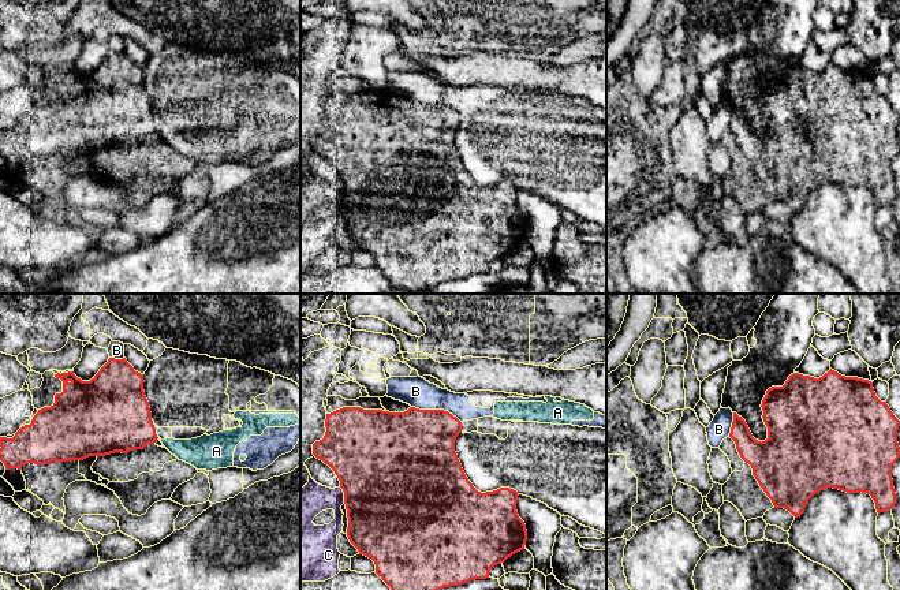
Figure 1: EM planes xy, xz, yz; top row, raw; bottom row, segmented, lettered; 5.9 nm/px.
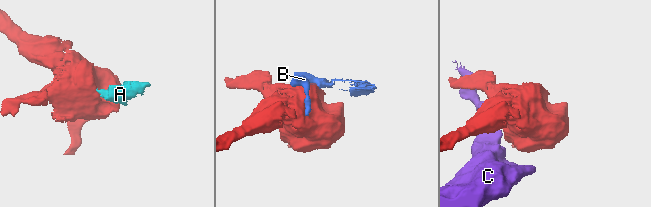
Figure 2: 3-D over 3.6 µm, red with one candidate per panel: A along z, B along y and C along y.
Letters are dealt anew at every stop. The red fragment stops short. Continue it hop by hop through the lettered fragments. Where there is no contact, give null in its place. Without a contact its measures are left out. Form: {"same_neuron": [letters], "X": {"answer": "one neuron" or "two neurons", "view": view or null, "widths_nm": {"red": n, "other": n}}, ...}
{"same_neuron": [], "A": {"answer": "two neurons", "view": "xy", "widths_nm": {"red": 400, "other": 160}}, "B": {"answer": "two neurons", "view": "xz", "widths_nm": {"red": 440, "other": 180}}, "C": {"answer": "two neurons", "view": "xz", "widths_nm": {"red": 500, "other": 200}}}

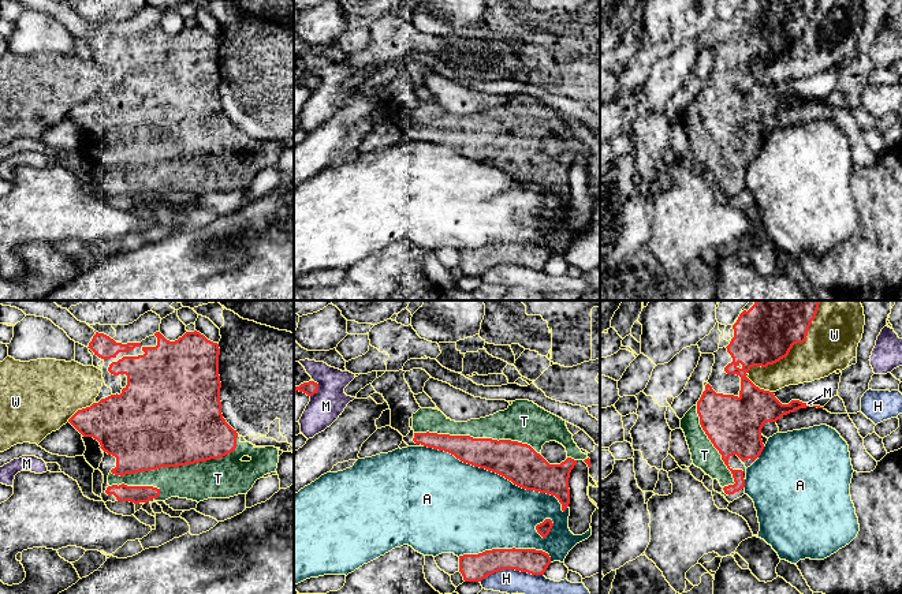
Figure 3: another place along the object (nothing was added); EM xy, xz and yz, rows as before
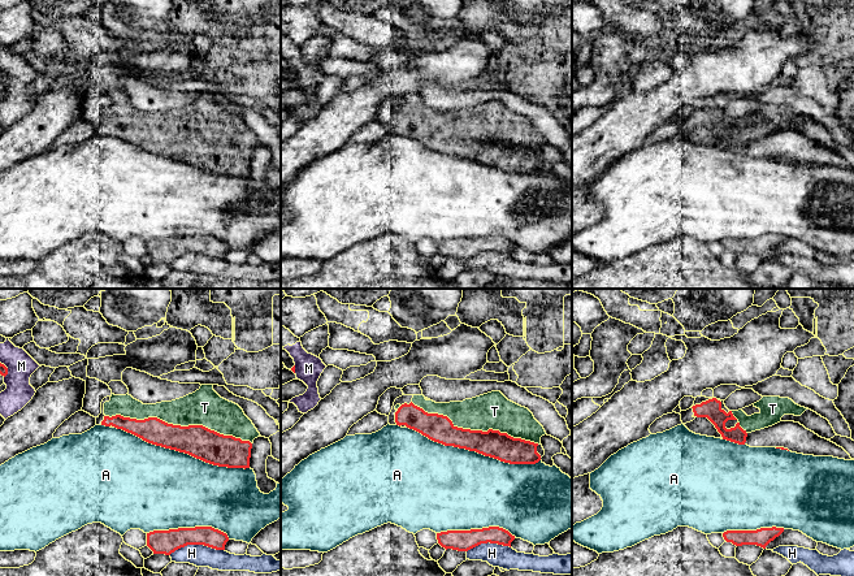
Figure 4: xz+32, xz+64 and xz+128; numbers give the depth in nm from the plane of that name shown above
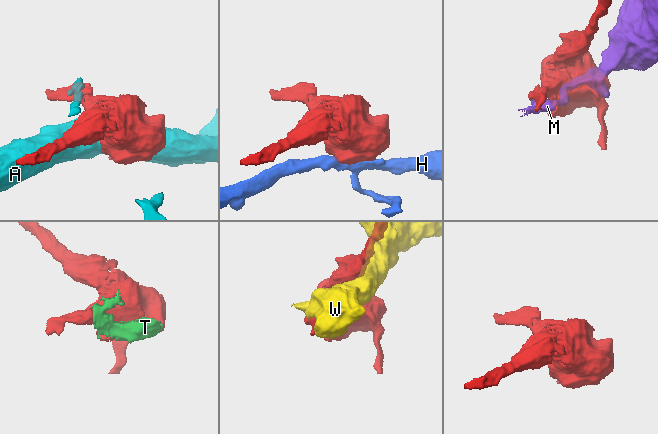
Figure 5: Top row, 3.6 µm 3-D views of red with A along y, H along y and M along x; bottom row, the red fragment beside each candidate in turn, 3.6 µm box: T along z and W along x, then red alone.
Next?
{"same_neuron": ["T"], "A": {"answer": "two neurons", "view": "xz", "widths_nm": {"red": 240, "other": 480}}, "H": {"answer": "two neurons", "view": "xz", "widths_nm": {"red": 160, "other": 140}}, "M": {"answer": "two neurons", "view": "xz", "widths_nm": {"red": 80, "other": 200}}, "T": {"answer": "one neuron", "view": "xy", "widths_nm": {"red": 500, "other": 240}}, "W": {"answer": "two neurons", "view": "yz", "widths_nm": {"red": 360, "other": 300}}}

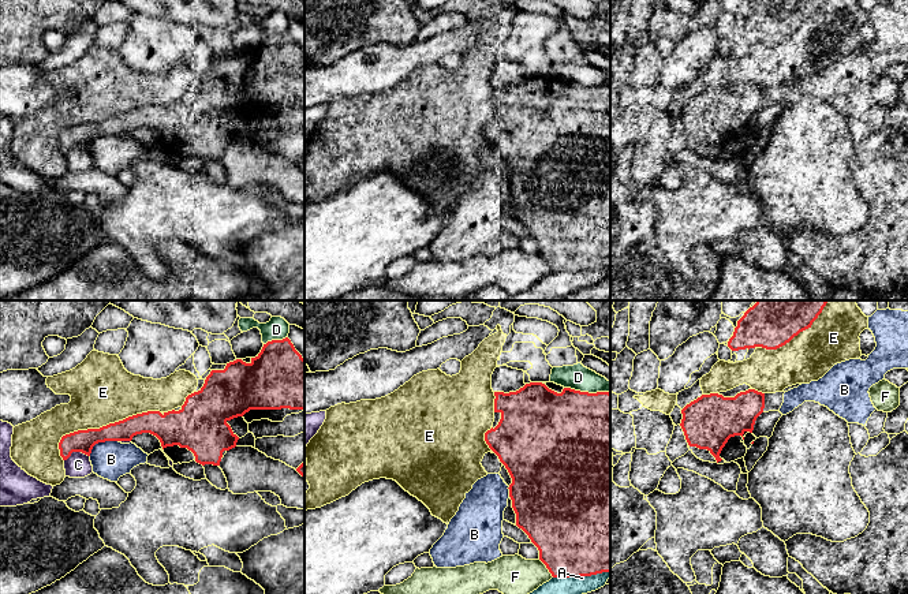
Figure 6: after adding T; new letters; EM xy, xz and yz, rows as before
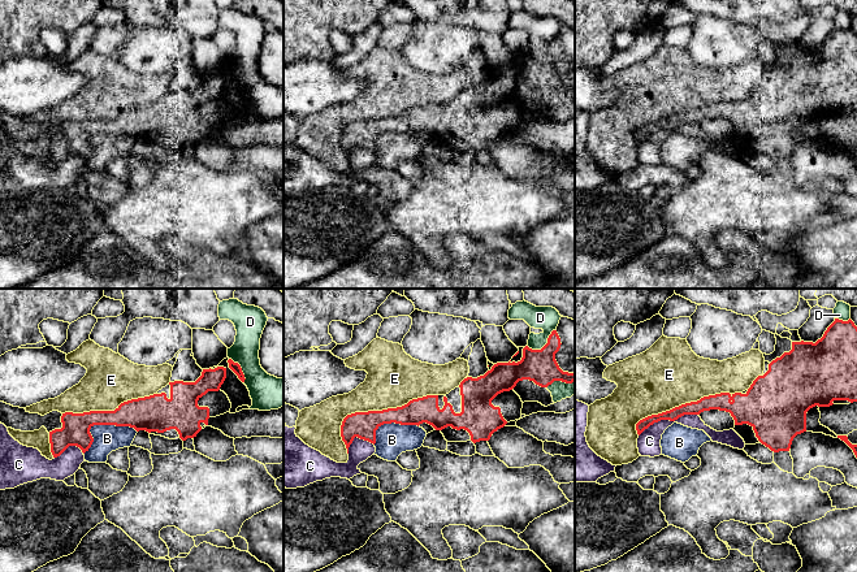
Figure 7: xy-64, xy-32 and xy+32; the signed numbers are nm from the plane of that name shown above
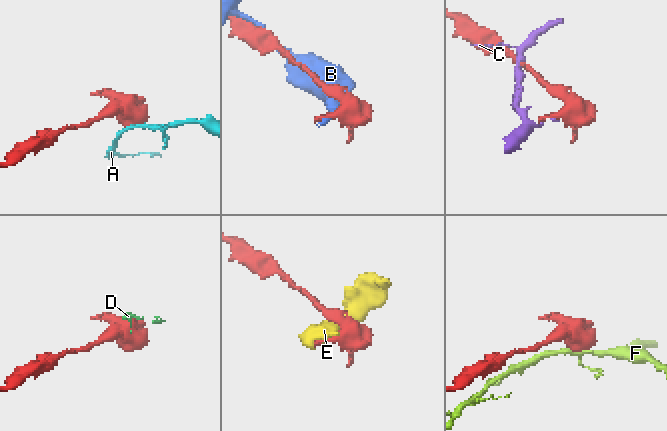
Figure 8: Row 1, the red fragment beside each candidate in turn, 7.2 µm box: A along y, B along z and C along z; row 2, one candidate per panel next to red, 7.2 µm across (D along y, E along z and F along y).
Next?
{"same_neuron": [], "A": {"answer": "two neurons", "view": "xz", "widths_nm": {"red": 500, "other": 110}}, "B": {"answer": "two neurons", "view": "xy", "widths_nm": {"red": 130, "other": 220}}, "C": {"answer": "two neurons", "view": "xy", "widths_nm": {"red": 130, "other": 150}}, "D": {"answer": "two neurons", "view": "xz", "widths_nm": {"red": 500, "other": 150}}, "E": {"answer": "two neurons", "view": "xy", "widths_nm": {"red": 130, "other": 380}}, "F": {"answer": "two neurons", "view": "xz", "widths_nm": {"red": 460, "other": 220}}}

